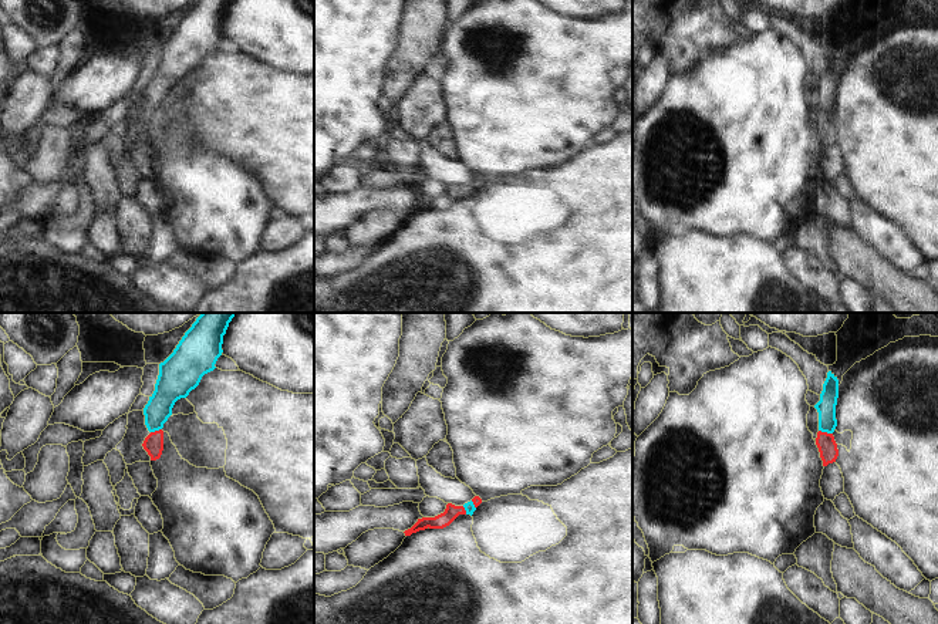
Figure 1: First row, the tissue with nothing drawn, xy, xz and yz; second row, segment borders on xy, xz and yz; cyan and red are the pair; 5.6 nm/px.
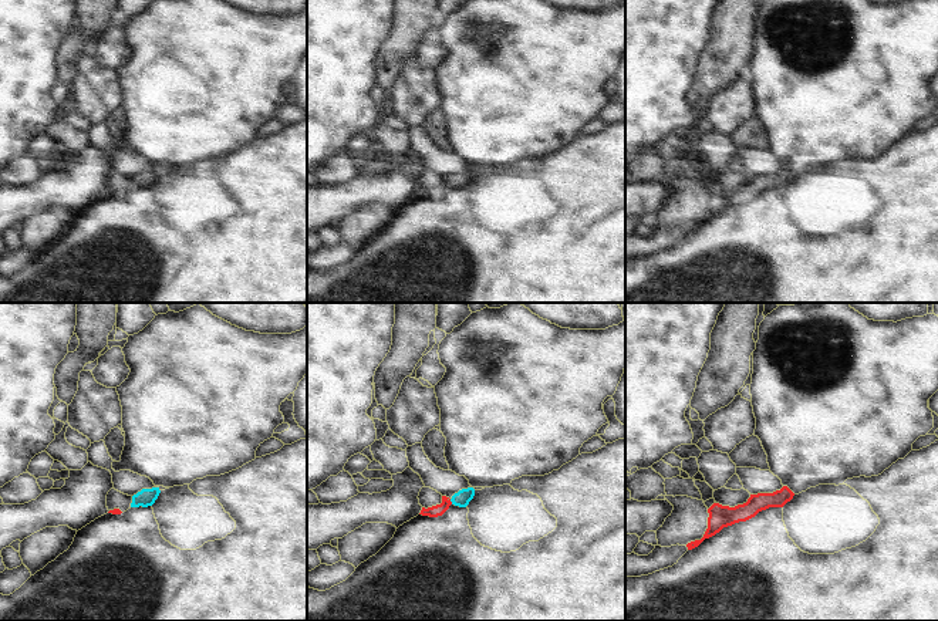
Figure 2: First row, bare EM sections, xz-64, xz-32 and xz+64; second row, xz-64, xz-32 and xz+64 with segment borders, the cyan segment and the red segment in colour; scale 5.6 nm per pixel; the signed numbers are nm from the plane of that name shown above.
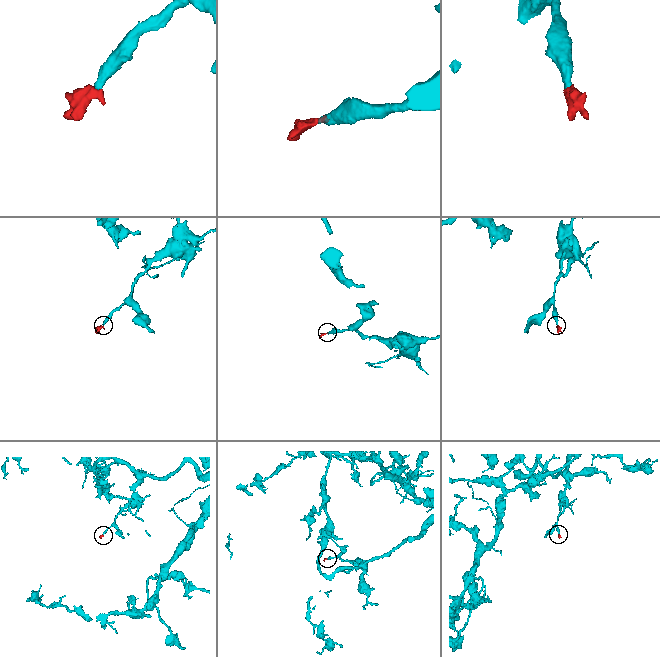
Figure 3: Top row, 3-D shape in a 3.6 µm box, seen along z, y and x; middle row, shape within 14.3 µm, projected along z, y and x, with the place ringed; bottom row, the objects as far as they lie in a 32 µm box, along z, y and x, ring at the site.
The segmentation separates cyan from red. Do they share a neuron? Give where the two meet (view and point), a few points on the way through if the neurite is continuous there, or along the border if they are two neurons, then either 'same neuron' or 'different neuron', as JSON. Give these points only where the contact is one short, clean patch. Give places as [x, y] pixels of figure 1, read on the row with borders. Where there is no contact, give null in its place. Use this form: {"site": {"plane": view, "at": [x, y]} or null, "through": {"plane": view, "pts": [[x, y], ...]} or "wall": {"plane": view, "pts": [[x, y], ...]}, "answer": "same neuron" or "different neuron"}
{"site": {"plane": "yz", "at": [826, 431]}, "through": {"plane": "yz", "pts": [[826, 407], [826, 431], [826, 444]]}, "answer": "same neuron"}

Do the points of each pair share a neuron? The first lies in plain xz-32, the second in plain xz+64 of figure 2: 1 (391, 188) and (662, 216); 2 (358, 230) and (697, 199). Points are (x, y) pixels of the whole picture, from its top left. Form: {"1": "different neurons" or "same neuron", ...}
{"1": "different neurons", "2": "same neuron"}

